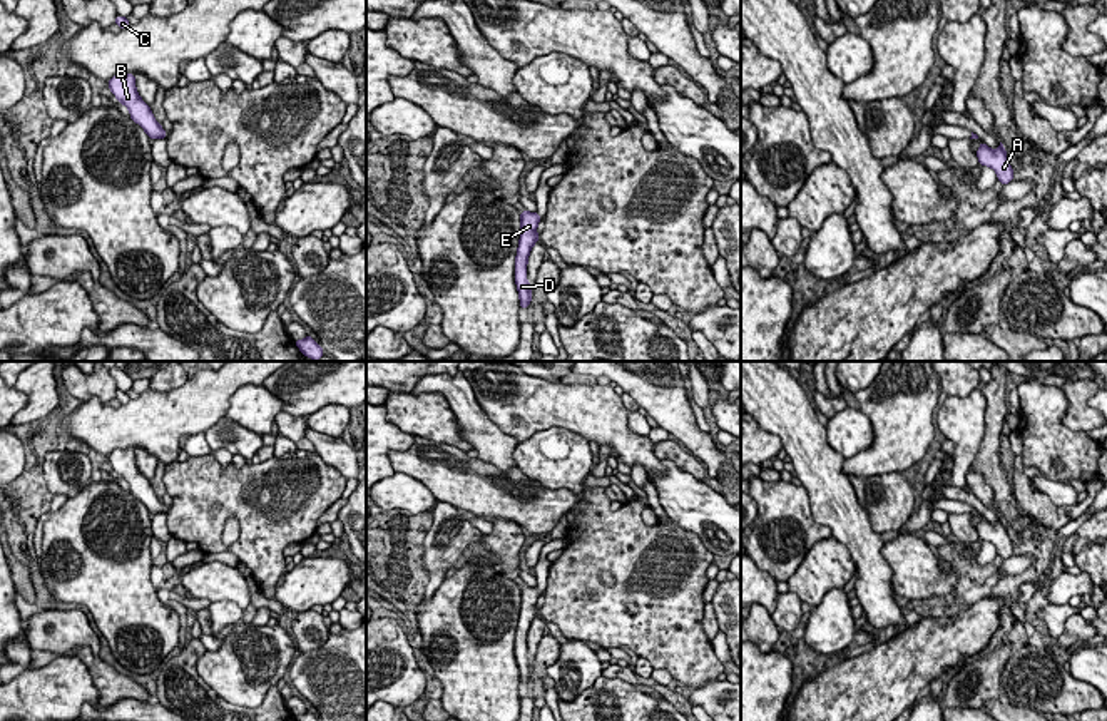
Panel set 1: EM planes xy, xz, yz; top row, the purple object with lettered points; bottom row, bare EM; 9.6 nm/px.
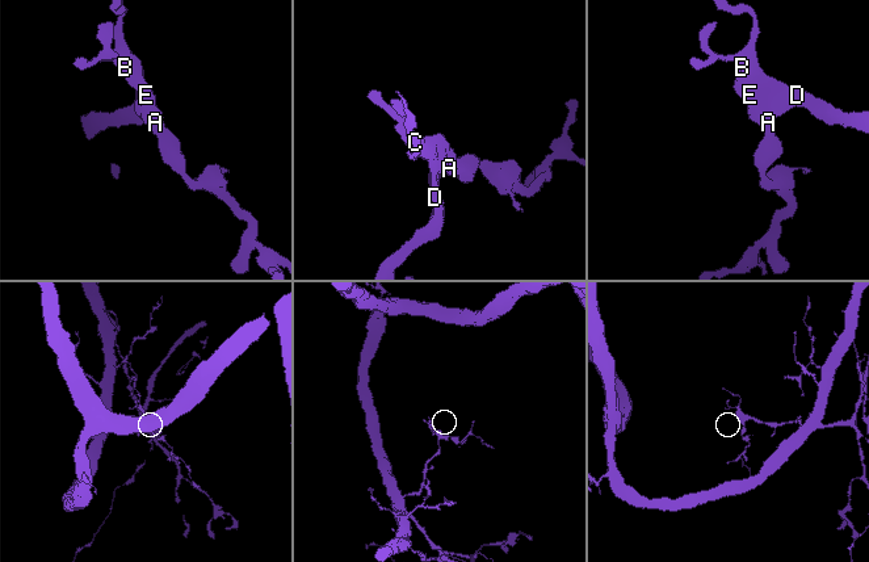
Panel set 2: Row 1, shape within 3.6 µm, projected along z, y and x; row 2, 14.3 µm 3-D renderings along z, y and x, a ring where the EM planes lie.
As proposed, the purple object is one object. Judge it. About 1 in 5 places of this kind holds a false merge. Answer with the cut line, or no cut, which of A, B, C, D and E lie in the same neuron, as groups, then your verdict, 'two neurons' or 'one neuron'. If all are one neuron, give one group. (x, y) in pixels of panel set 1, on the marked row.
cut none; groups A B C D E; one neuron

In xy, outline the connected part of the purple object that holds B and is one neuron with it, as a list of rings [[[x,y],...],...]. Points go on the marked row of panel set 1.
[[[134,74],[114,75],[107,87],[117,97],[119,104],[129,109],[130,119],[145,130],[149,139],[167,139],[166,130],[154,119],[150,107],[140,99]]]

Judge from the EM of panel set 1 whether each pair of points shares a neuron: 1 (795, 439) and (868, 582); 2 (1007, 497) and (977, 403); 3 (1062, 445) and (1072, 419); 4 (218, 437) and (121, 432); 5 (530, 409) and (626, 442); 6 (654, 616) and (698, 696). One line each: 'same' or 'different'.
1: same
2: different
3: different
4: different
5: same
6: different

